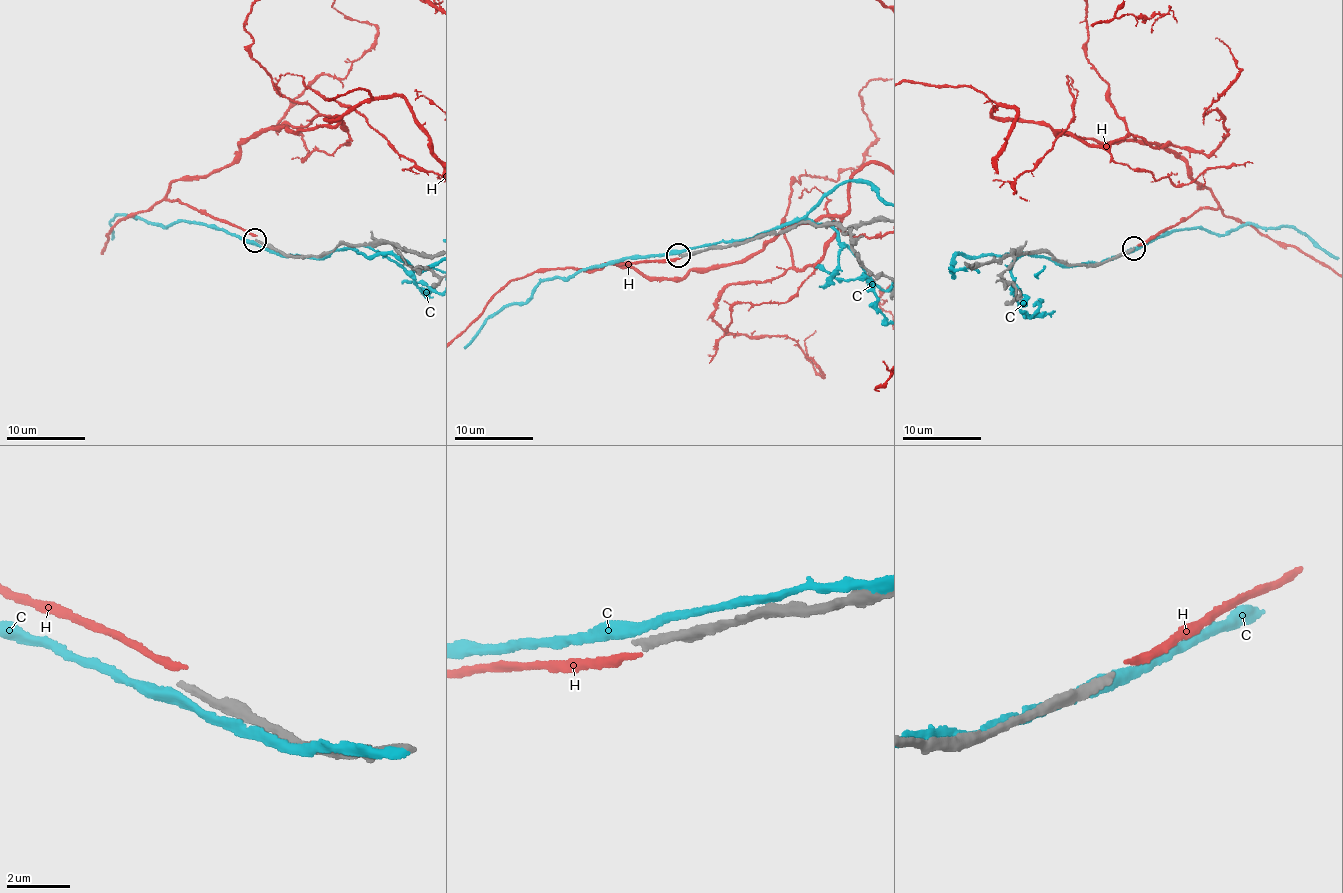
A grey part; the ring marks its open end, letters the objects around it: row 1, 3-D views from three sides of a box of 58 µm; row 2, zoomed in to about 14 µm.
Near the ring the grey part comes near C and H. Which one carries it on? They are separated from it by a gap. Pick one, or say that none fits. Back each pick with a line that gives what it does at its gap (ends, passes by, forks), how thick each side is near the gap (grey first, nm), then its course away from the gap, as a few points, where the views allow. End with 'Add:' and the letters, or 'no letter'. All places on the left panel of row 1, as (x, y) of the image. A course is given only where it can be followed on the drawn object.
Add: no letter

